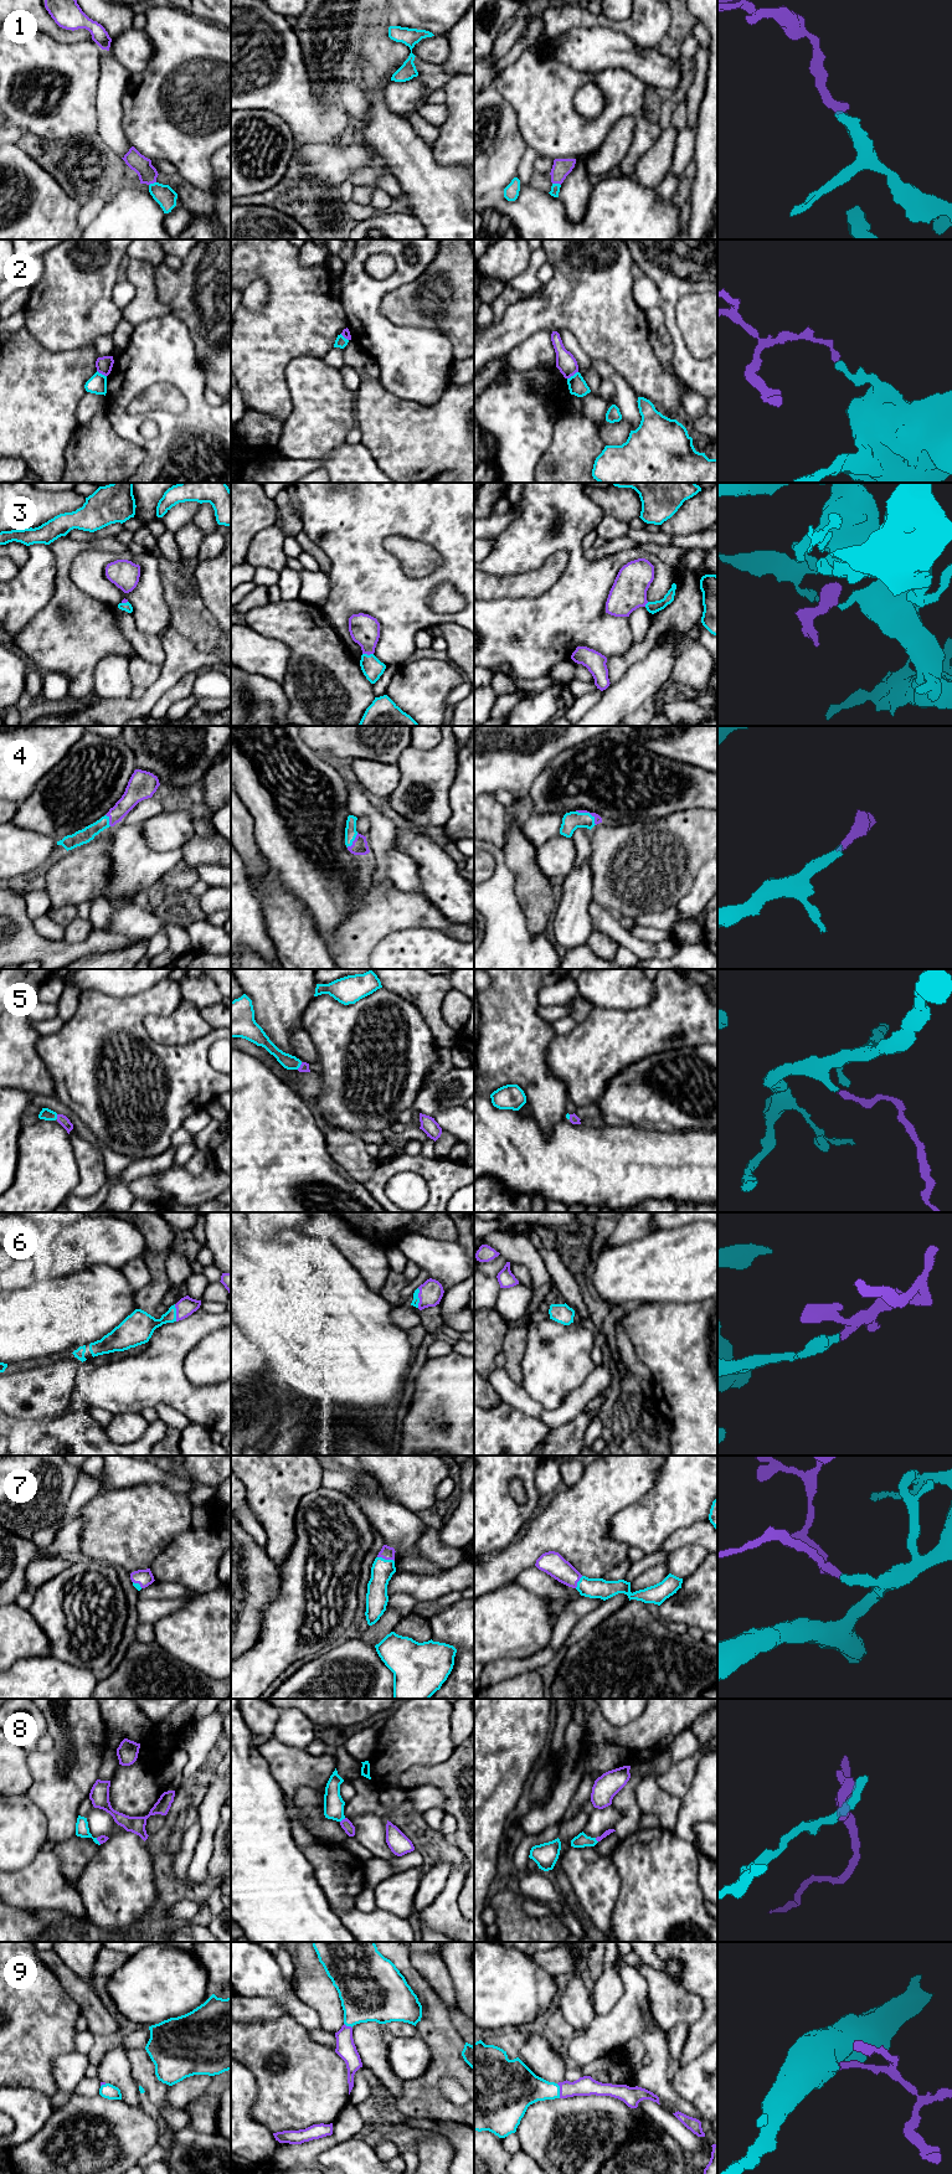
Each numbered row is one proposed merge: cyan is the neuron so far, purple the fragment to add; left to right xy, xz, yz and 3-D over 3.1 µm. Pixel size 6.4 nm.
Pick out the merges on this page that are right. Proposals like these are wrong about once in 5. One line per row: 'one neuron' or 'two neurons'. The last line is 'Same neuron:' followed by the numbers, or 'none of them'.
1: one neuron
2: two neurons
3: one neuron
4: one neuron
5: one neuron
6: one neuron
7: one neuron
8: one neuron
9: one neuron
Same neuron: 1, 3, 4, 5, 6, 7, 8, 9

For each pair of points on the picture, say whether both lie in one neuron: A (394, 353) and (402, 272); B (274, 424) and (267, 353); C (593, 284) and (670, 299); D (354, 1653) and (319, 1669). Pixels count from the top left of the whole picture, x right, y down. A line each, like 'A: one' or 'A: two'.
A: one
B: two
C: two
D: one

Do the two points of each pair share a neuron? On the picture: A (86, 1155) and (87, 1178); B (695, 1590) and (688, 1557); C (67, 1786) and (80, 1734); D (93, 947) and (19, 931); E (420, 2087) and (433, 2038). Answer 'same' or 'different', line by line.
A: same
B: different
C: same
D: same
E: same

